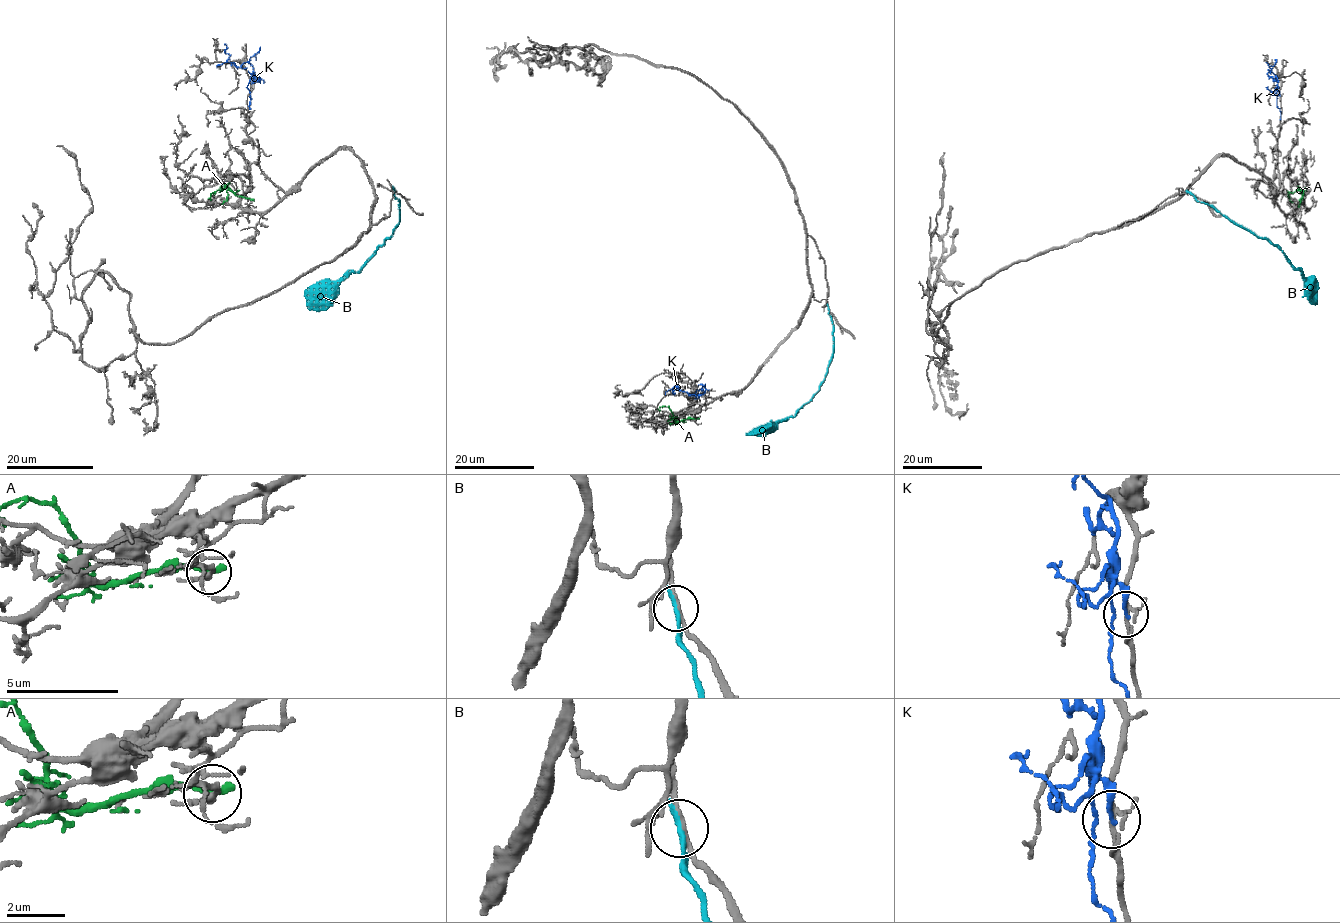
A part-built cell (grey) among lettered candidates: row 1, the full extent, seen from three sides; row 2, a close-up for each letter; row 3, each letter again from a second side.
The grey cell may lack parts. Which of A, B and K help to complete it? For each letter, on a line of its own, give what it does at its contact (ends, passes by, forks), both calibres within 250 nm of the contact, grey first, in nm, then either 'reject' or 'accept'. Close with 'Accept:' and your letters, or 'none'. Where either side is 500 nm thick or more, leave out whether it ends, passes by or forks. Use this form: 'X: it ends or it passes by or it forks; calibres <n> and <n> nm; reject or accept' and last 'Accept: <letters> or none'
A: it ends; calibres 180 and 320 nm; reject
B: it ends; calibres 170 and 320 nm; reject
K: it ends; calibres 200 and 170 nm; reject
Accept: none

